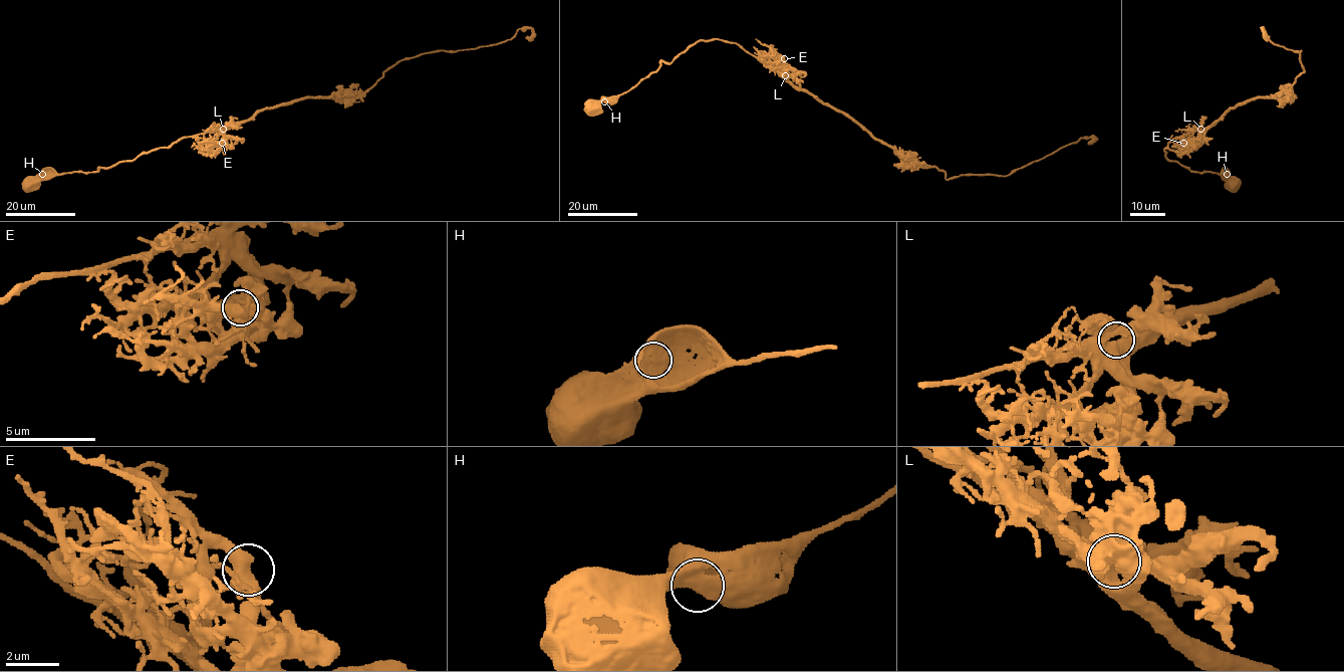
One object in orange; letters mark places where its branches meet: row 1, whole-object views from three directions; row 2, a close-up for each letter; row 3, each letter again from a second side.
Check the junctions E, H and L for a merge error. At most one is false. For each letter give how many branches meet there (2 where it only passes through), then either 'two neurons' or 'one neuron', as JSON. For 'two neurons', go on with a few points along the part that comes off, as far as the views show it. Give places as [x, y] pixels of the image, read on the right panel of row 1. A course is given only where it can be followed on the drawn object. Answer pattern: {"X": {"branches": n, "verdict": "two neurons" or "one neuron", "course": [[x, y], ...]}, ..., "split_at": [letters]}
{"E": {"branches": 4, "verdict": "one neuron"}, "H": {"branches": 1, "verdict": "one neuron"}, "L": {"branches": 1, "verdict": "one neuron"}, "split_at": []}

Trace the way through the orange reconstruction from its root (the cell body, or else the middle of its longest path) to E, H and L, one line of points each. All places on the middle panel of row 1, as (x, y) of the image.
E: (591, 107), (625, 93), (662, 61), (672, 62), (701, 40), (735, 42), (766, 64), (777, 65), (784, 58)
H: (591, 107), (604, 101)
L: (591, 107), (625, 93), (653, 72), (662, 61), (672, 62), (701, 40), (735, 42), (785, 75)

